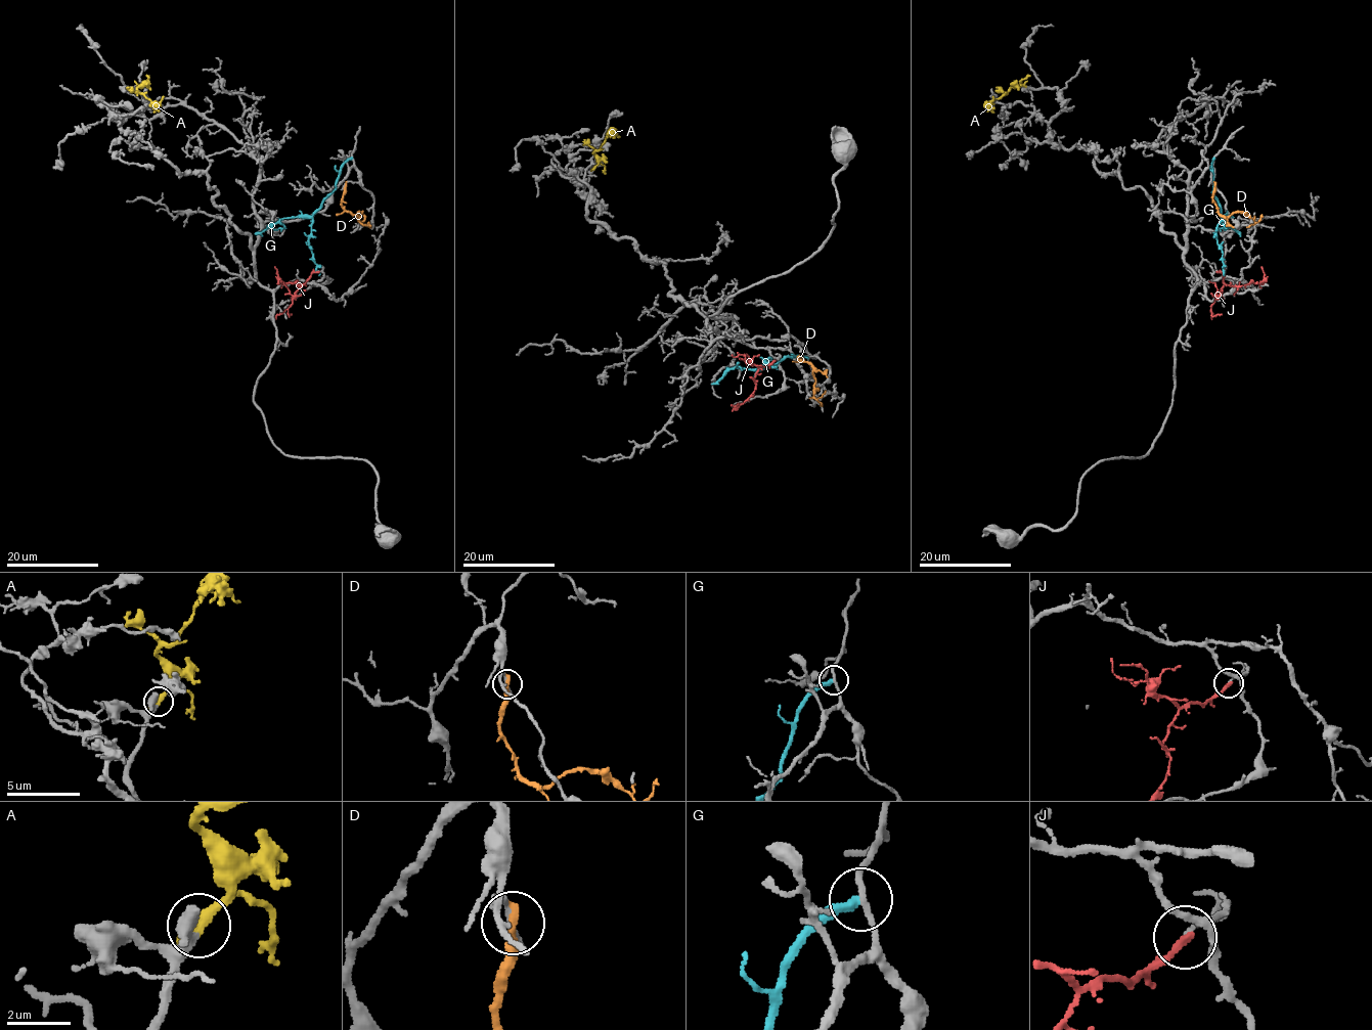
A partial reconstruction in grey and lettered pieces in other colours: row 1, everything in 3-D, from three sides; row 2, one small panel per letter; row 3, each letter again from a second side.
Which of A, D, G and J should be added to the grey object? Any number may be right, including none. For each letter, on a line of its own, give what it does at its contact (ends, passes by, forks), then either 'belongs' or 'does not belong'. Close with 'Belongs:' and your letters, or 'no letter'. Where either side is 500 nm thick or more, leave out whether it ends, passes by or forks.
A: it passes by | belongs
D: it ends | does not belong
G: it ends | does not belong
J: it ends | does not belong
Belongs: A

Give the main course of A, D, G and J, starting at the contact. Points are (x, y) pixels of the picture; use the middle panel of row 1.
A: (593, 168), (598, 162), (593, 152), (609, 134), (619, 136)
D: (801, 358), (813, 368), (814, 396), (820, 397), (826, 391)
G: (808, 357), (784, 357), (775, 364), (753, 369), (733, 367), (711, 384)
J: (773, 360), (757, 371), (752, 394), (735, 408), (732, 404)

